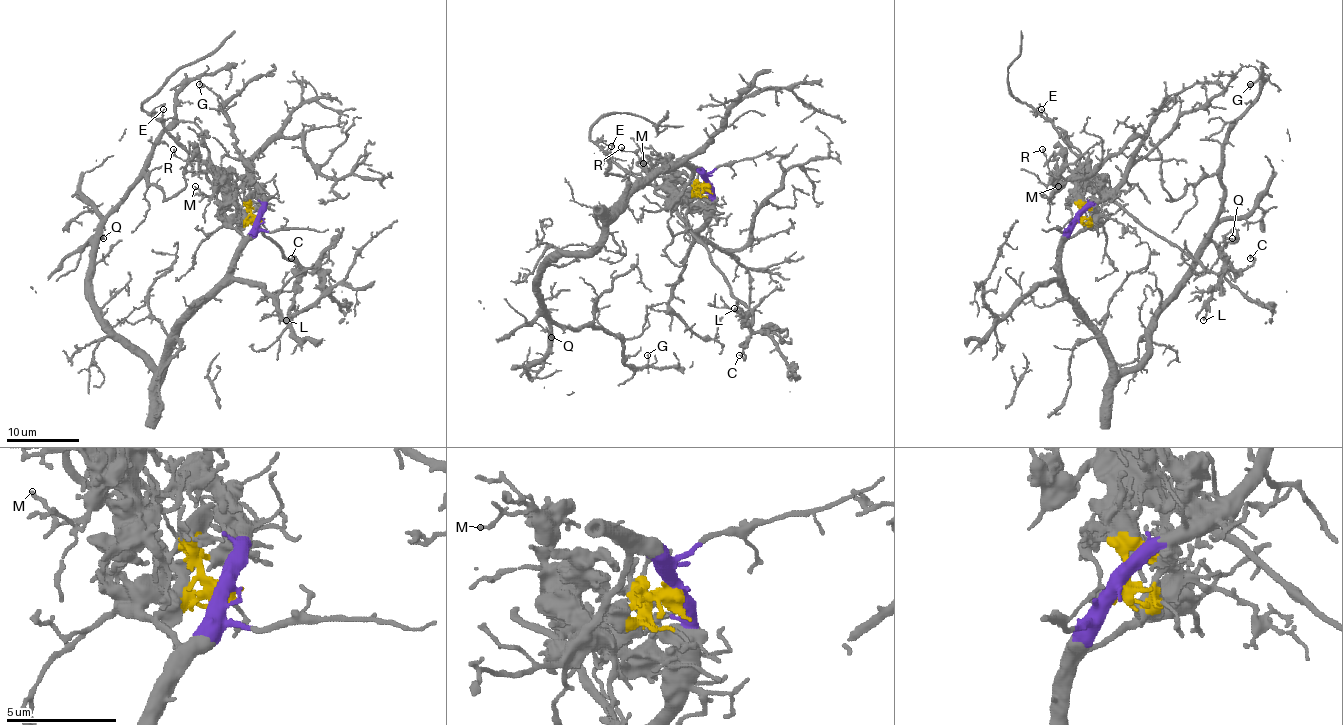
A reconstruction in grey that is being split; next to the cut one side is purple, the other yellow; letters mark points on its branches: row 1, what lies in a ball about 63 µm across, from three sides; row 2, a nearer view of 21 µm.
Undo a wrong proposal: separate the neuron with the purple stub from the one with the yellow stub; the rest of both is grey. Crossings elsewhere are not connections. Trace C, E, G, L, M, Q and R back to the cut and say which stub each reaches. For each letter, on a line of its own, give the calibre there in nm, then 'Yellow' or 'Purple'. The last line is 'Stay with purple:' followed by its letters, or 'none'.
C: Thickness 200 nm. Yellow
E: Thickness 110 nm. Yellow
G: Thickness 150 nm. Purple
L: Thickness 200 nm. Yellow
M: Thickness 180 nm. Yellow
Q: Thickness 100 nm. Purple
R: Thickness 180 nm. Yellow
Stay with purple: G, Q

